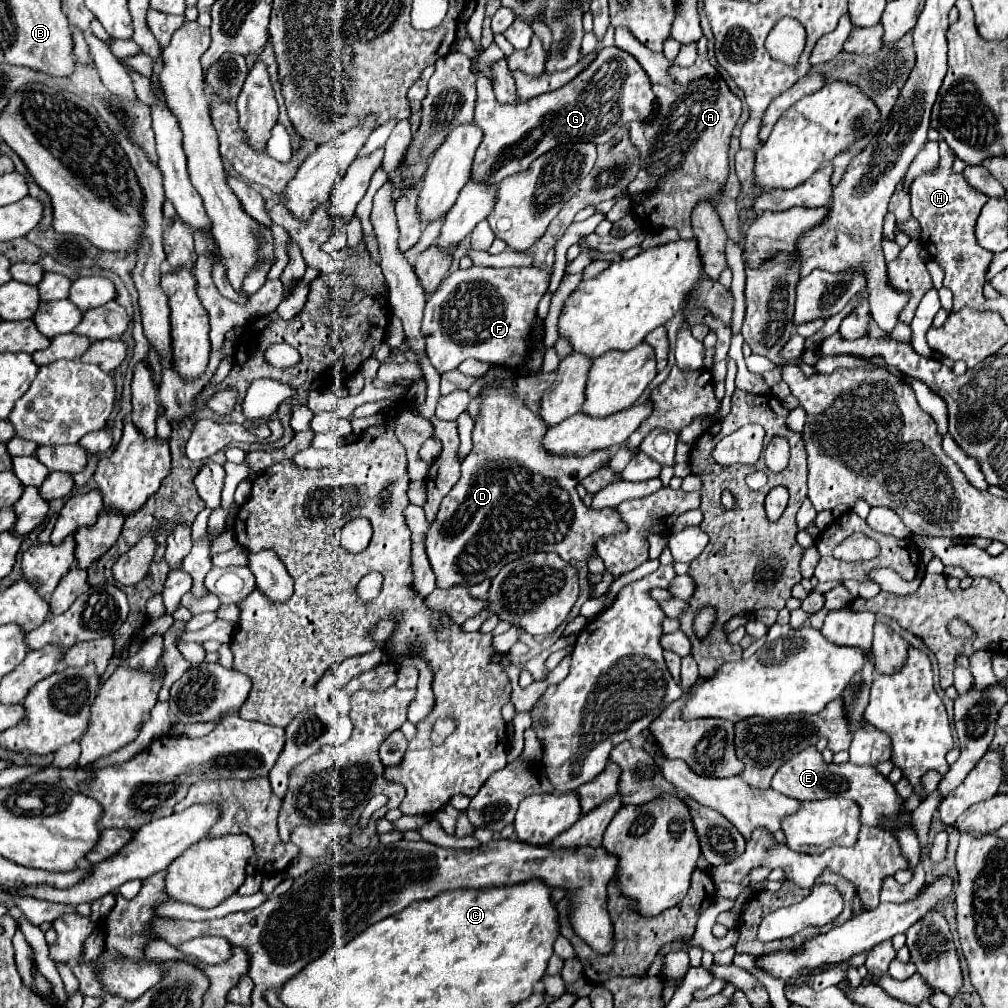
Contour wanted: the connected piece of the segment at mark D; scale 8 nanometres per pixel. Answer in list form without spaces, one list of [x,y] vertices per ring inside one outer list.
[[[514,379],[494,383],[500,383],[500,389],[490,389],[490,385],[484,387],[480,415],[476,417],[472,433],[474,449],[462,461],[462,477],[442,501],[436,521],[430,525],[426,535],[426,553],[436,573],[438,587],[442,589],[456,583],[474,585],[484,579],[492,579],[506,563],[536,551],[554,551],[564,561],[574,559],[588,563],[596,553],[598,539],[626,531],[626,523],[620,519],[616,509],[586,507],[576,493],[578,481],[602,469],[602,465],[610,459],[610,451],[600,449],[586,457],[556,457],[554,453],[548,453],[542,449],[546,425],[532,411],[528,411],[520,397],[512,395]]]

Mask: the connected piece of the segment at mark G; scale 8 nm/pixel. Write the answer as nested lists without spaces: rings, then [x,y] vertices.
[[[602,47],[598,49],[596,57],[590,61],[590,65],[580,71],[570,83],[564,87],[538,95],[530,101],[526,101],[526,109],[518,109],[518,105],[502,105],[496,101],[492,83],[488,77],[484,77],[476,67],[472,69],[476,77],[478,87],[478,99],[476,99],[476,113],[474,123],[478,123],[484,131],[484,139],[476,151],[474,165],[472,165],[472,177],[484,179],[488,183],[500,183],[504,177],[514,175],[522,169],[526,169],[534,159],[538,159],[542,153],[554,149],[560,143],[608,143],[622,127],[626,127],[632,121],[648,121],[648,117],[656,109],[656,95],[652,91],[652,83],[648,73],[642,69],[642,65],[626,51],[618,47]]]

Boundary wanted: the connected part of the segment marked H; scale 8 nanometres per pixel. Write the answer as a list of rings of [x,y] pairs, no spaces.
[[[940,141],[940,165],[934,173],[920,175],[910,187],[912,199],[912,215],[920,223],[920,243],[928,251],[930,259],[934,259],[944,271],[944,287],[954,293],[954,313],[962,309],[962,291],[974,297],[982,295],[982,287],[986,283],[988,267],[994,259],[994,253],[980,247],[974,235],[976,219],[980,209],[988,201],[988,197],[966,183],[962,173],[954,173],[952,161],[954,151]]]

